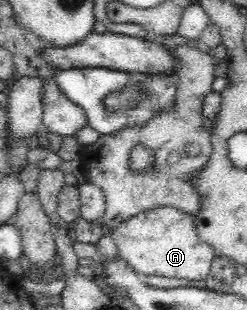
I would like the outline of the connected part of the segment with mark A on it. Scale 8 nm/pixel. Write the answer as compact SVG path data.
M162 206L144 210L121 222L112 235L117 251L130 268L140 275L203 280L209 278L214 265L214 249L199 239L194 215Z

